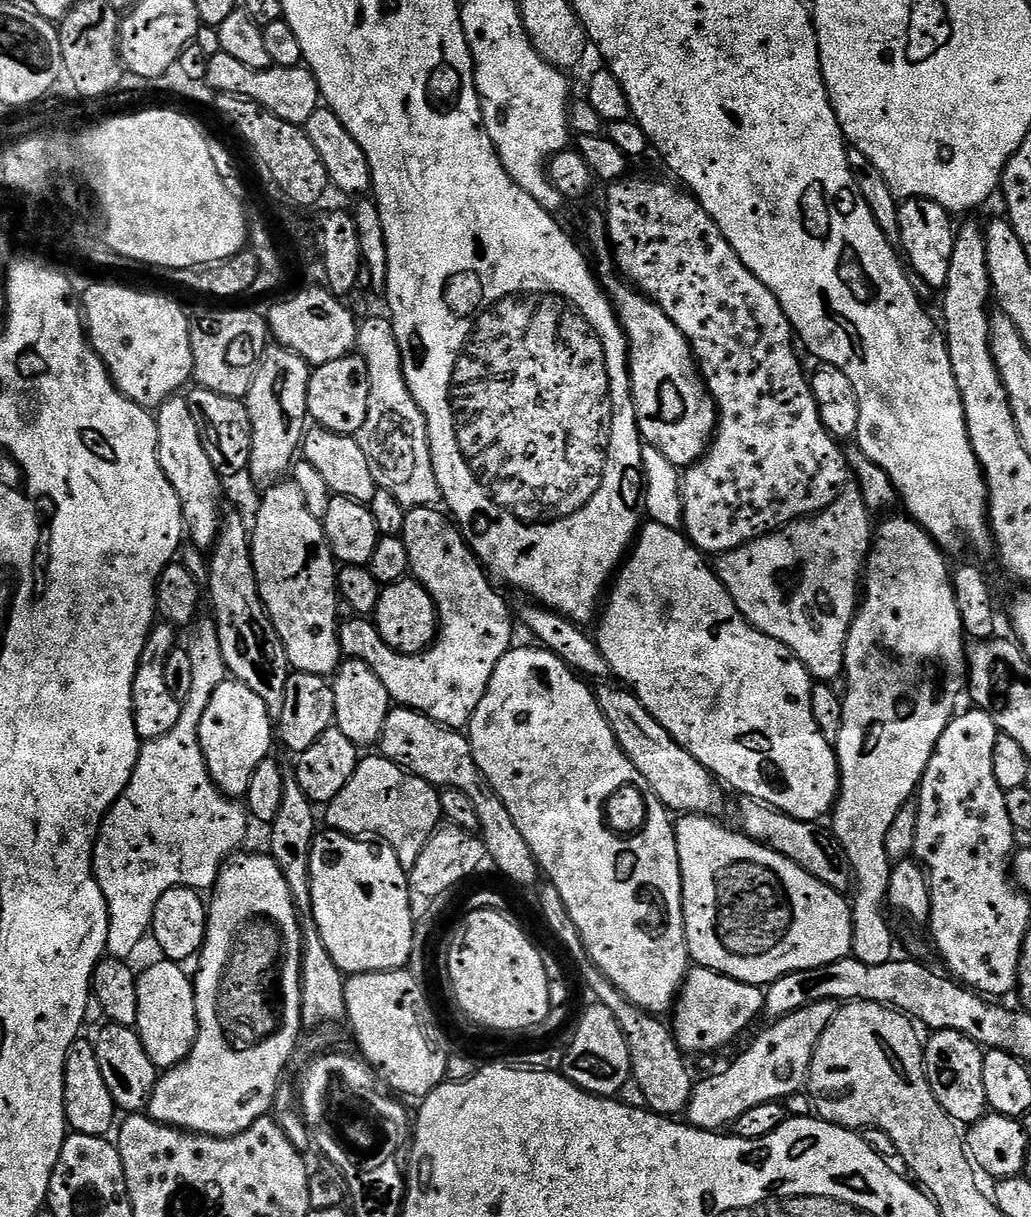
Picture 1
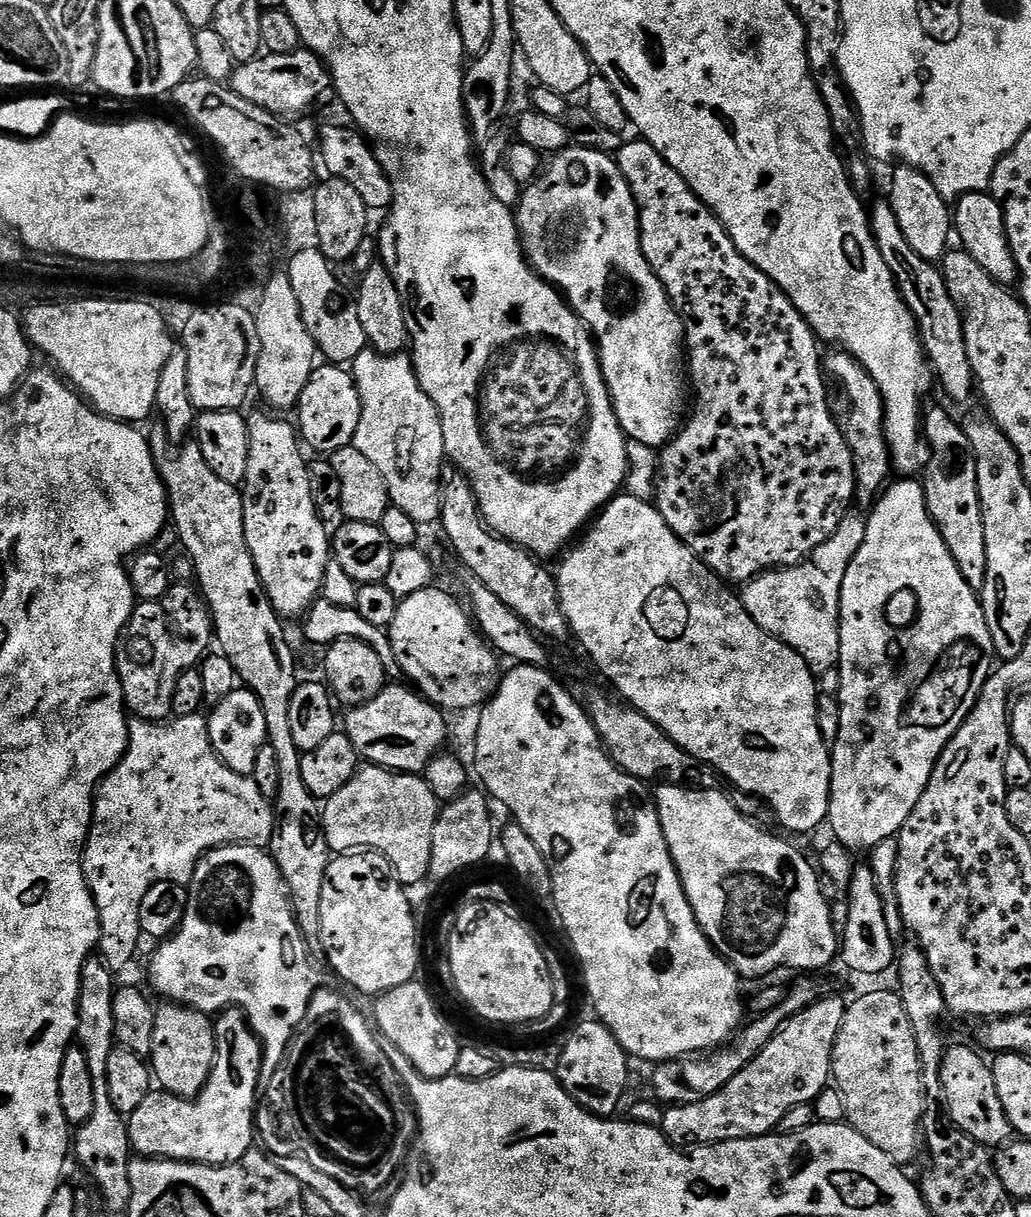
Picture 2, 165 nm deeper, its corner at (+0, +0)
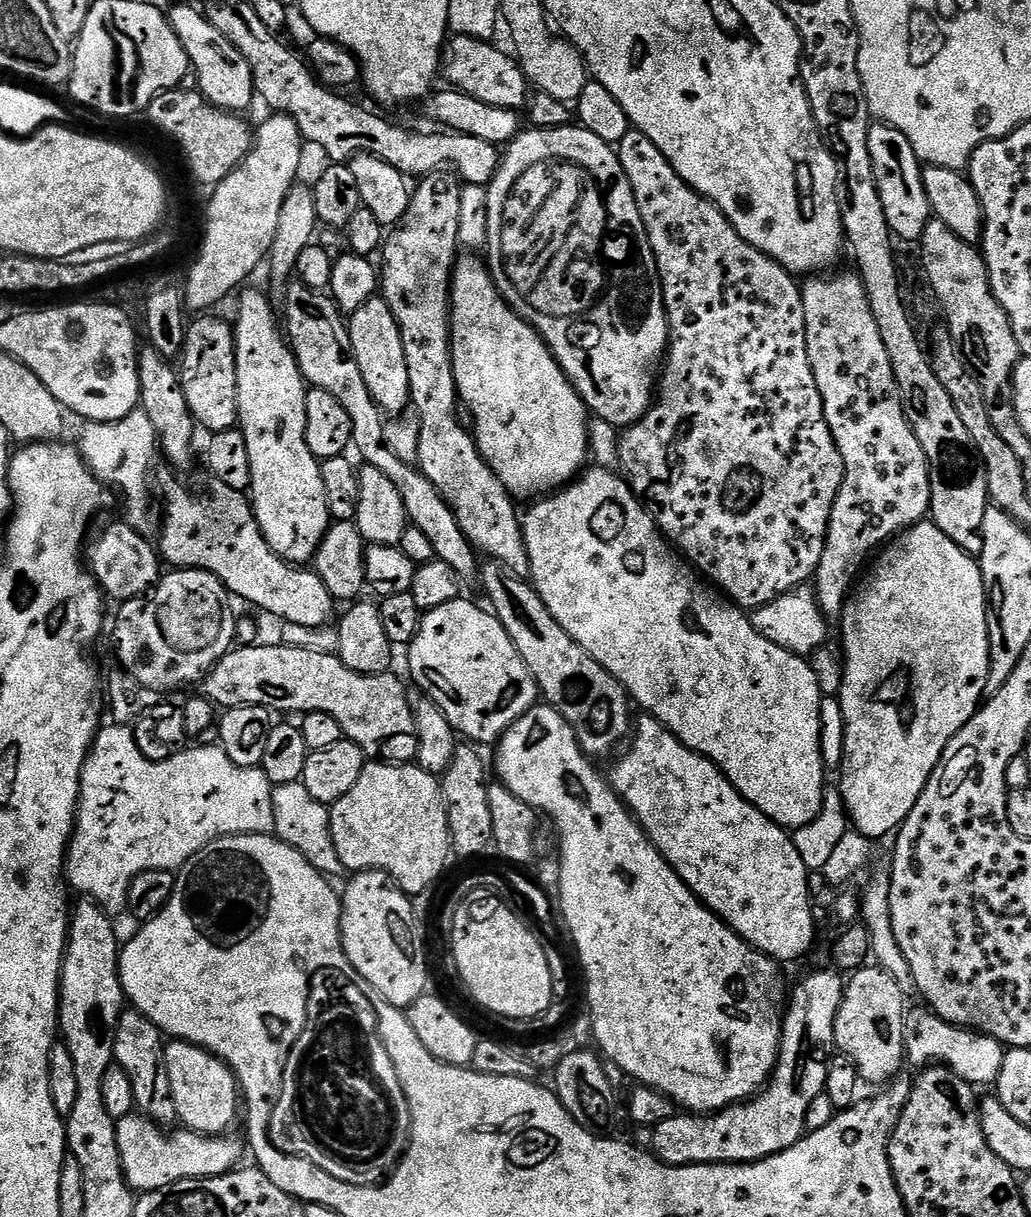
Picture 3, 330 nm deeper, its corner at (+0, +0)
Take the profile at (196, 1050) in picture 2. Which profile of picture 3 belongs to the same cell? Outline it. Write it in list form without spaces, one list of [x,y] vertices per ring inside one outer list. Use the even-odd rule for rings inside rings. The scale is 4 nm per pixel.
[[[172,1040],[165,1043],[164,1057],[166,1058],[166,1074],[170,1074],[170,1094],[174,1098],[177,1121],[187,1131],[200,1132],[203,1136],[220,1136],[227,1133],[231,1129],[228,1127],[235,1120],[237,1123],[238,1109],[242,1104],[242,1096],[236,1083],[236,1073],[221,1062],[213,1052],[207,1052],[197,1044],[191,1044],[185,1040]]]

